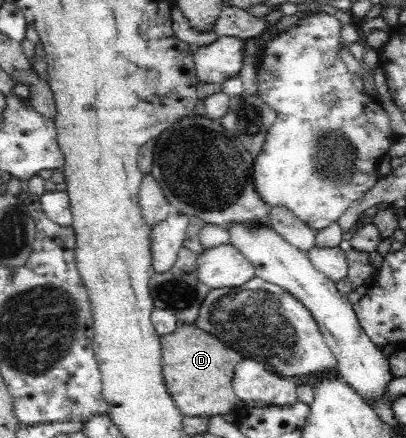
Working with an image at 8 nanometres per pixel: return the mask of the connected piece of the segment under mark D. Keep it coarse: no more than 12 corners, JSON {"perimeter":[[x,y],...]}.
{"perimeter":[[196,325],[160,335],[185,417],[239,412],[237,351]]}

